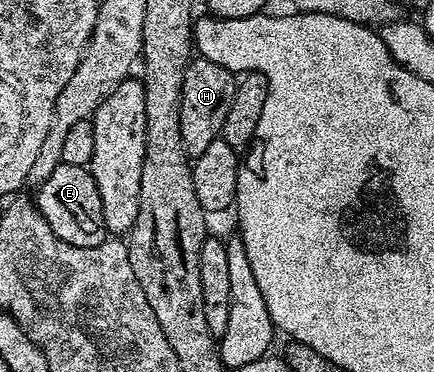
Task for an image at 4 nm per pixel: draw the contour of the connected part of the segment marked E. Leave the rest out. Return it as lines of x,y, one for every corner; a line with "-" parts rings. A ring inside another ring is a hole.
60,162
54,173
50,173
50,177
39,184
37,191
40,191
34,195
37,209
50,225
50,229
54,229
56,236
66,241
66,245
97,247
109,238
110,233
102,217
102,193
98,193
98,185
88,167

